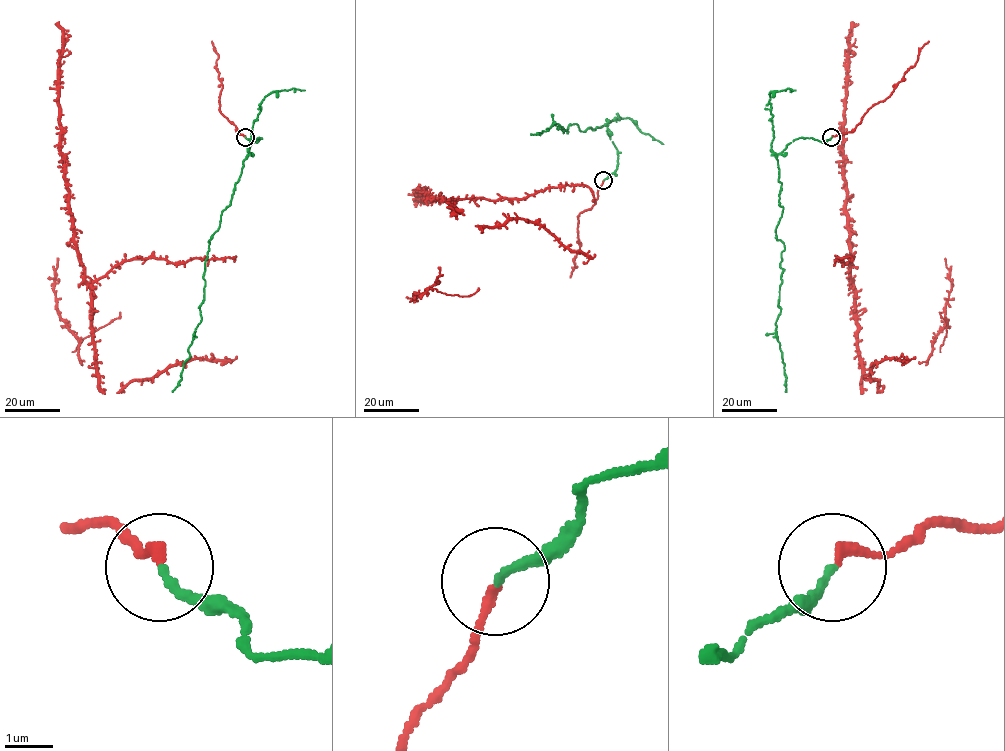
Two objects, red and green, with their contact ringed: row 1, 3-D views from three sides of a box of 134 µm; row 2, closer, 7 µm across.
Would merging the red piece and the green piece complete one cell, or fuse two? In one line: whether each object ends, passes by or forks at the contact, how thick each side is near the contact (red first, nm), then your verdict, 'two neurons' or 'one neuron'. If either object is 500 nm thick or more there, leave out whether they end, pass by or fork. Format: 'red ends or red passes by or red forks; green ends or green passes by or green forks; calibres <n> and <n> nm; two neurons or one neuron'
red ends; green ends; calibres 200 and 170 nm; one neuron

